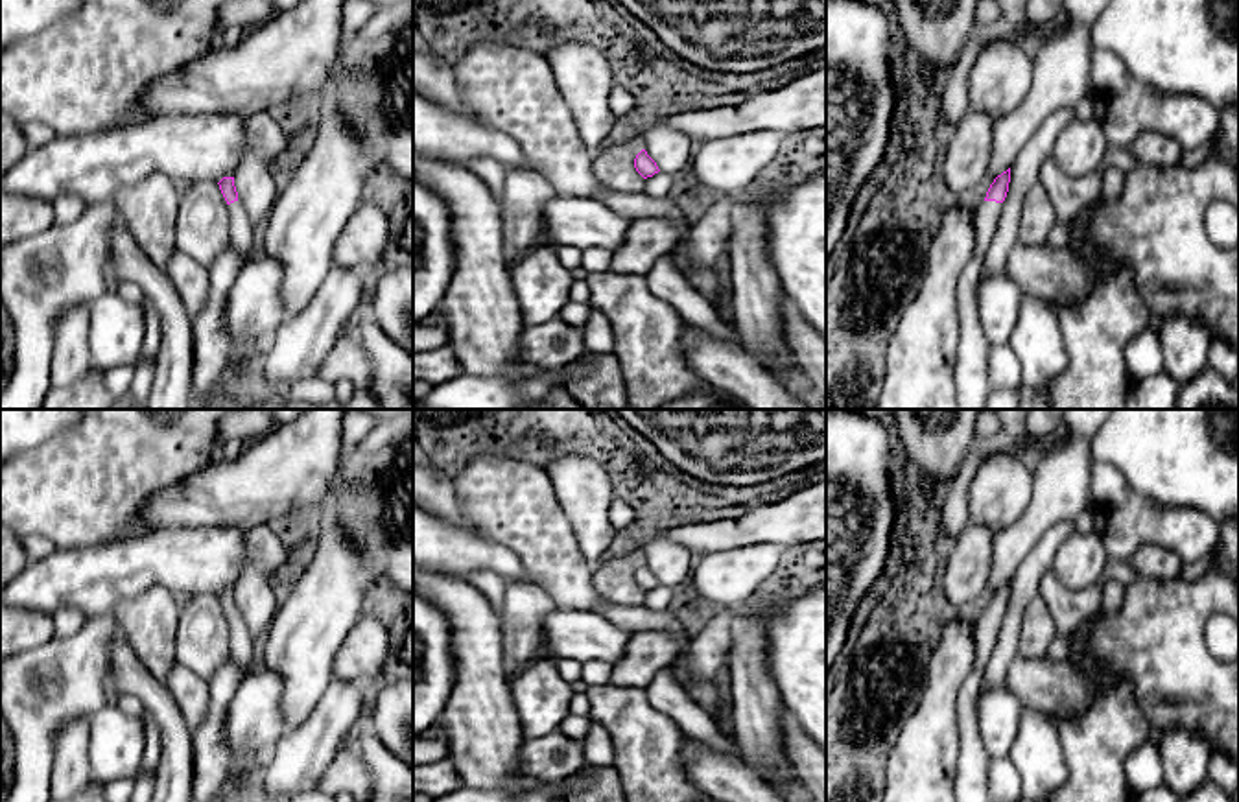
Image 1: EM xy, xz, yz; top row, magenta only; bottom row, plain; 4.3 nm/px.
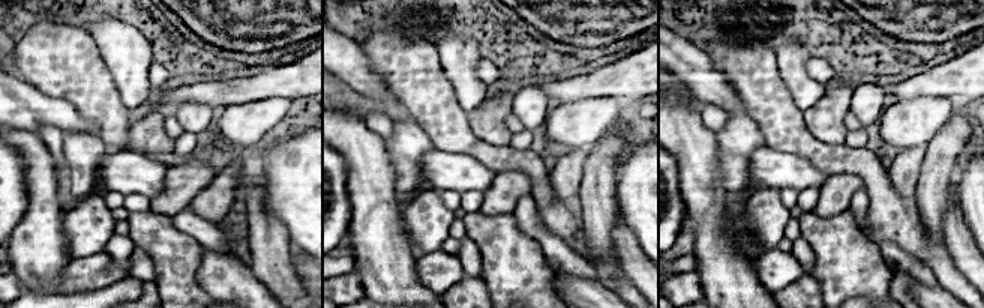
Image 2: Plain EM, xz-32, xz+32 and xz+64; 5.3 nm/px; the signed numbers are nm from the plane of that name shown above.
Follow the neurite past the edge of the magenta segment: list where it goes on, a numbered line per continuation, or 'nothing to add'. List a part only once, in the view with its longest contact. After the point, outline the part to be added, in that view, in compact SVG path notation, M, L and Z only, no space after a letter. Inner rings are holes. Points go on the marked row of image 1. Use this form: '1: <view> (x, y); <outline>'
1: yz (972, 386); M983 201L977 212L977 245L957 288L961 350L955 358L957 409L985 409L988 385L990 343L977 319L975 284L981 277L985 253L994 238L1003 203Z

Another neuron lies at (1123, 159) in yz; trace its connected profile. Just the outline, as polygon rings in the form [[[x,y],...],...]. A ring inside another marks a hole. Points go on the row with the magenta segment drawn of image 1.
[[[1108,147],[1108,153],[1103,159],[1103,166],[1099,171],[1108,170],[1108,168],[1117,168],[1123,173],[1132,171],[1138,166],[1138,159],[1130,149],[1125,147]]]

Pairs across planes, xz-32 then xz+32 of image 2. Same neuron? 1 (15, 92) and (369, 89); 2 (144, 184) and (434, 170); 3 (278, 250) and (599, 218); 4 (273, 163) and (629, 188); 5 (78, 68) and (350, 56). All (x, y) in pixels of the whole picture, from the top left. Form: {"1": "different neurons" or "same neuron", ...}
{"1": "different neurons", "2": "same neuron", "3": "same neuron", "4": "same neuron", "5": "different neurons"}

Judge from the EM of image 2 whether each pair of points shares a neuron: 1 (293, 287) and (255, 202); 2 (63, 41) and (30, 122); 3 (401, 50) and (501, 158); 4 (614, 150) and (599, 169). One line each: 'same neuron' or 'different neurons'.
1: same neuron
2: different neurons
3: same neuron
4: same neuron

